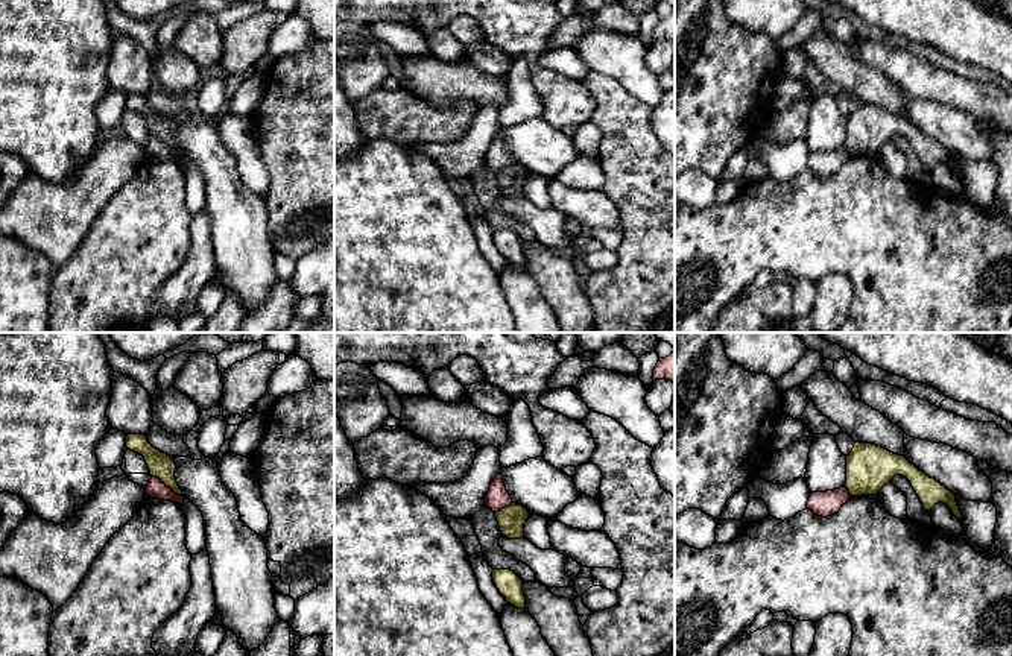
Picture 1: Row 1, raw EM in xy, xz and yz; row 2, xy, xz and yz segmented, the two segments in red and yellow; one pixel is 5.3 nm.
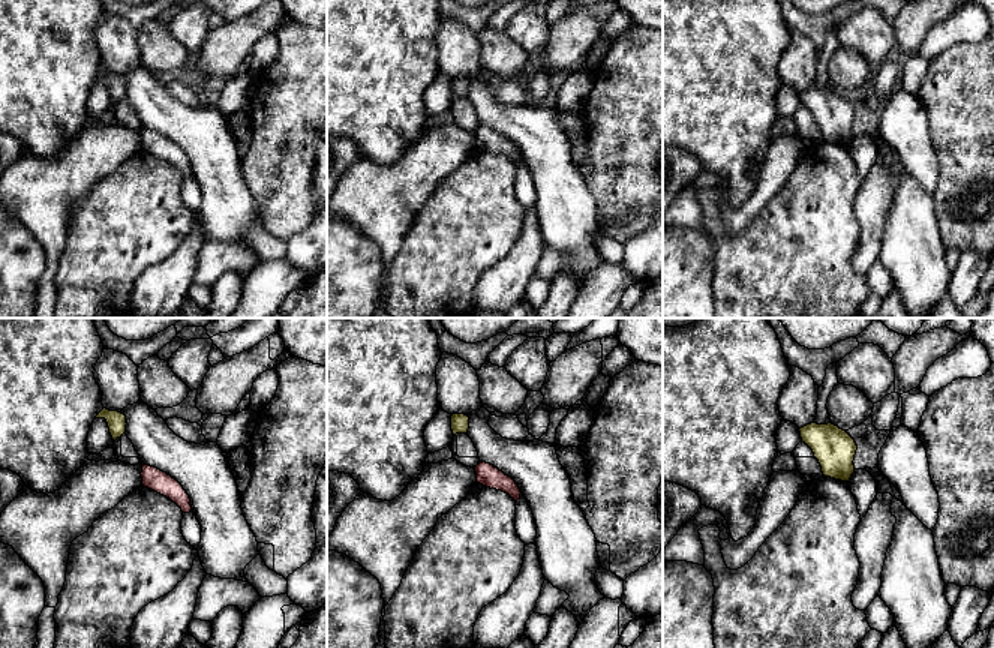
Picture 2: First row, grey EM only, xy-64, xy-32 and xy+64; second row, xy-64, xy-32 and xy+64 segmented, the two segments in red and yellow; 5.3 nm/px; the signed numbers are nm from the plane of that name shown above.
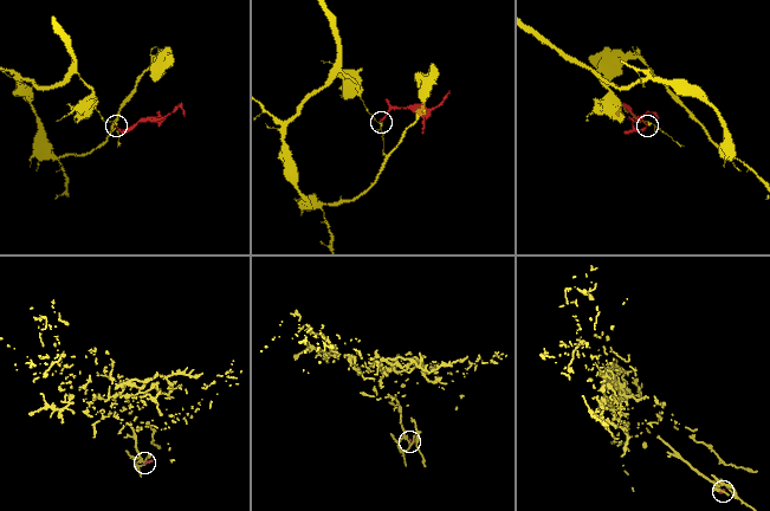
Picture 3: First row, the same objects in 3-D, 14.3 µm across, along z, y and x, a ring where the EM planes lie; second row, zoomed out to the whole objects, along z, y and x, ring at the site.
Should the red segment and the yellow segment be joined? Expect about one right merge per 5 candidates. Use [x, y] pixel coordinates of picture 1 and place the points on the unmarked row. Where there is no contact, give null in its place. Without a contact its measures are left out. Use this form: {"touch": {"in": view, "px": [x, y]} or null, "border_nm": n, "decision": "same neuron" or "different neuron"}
{"touch": {"in": "xy", "px": [166, 146]}, "border_nm": 200, "decision": "different neuron"}

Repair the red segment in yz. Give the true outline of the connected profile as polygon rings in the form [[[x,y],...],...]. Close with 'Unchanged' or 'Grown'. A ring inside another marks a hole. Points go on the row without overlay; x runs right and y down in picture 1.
[[[845,146],[827,152],[813,152],[807,161],[807,169],[818,176],[827,178],[837,173],[849,158],[849,150]]]. Unchanged

